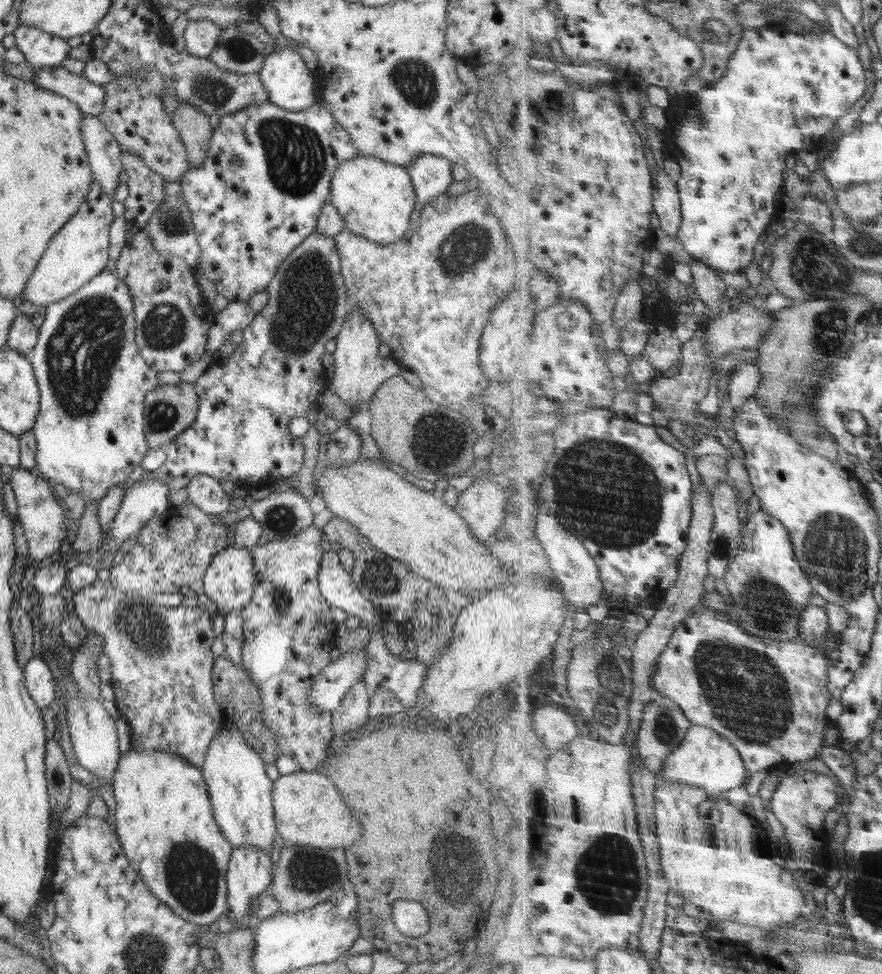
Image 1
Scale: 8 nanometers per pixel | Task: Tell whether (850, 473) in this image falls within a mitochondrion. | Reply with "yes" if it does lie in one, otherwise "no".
no

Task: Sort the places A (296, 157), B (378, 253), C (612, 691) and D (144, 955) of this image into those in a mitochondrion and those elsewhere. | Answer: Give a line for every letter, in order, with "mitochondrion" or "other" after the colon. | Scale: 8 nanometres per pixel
A: mitochondrion
B: other
C: mitochondrion
D: mitochondrion

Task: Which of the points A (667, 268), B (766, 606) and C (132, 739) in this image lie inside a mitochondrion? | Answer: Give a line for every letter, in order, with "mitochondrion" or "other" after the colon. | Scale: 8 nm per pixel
A: other
B: mitochondrion
C: other

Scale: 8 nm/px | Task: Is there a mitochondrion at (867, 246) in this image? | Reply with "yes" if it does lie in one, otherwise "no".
yes

